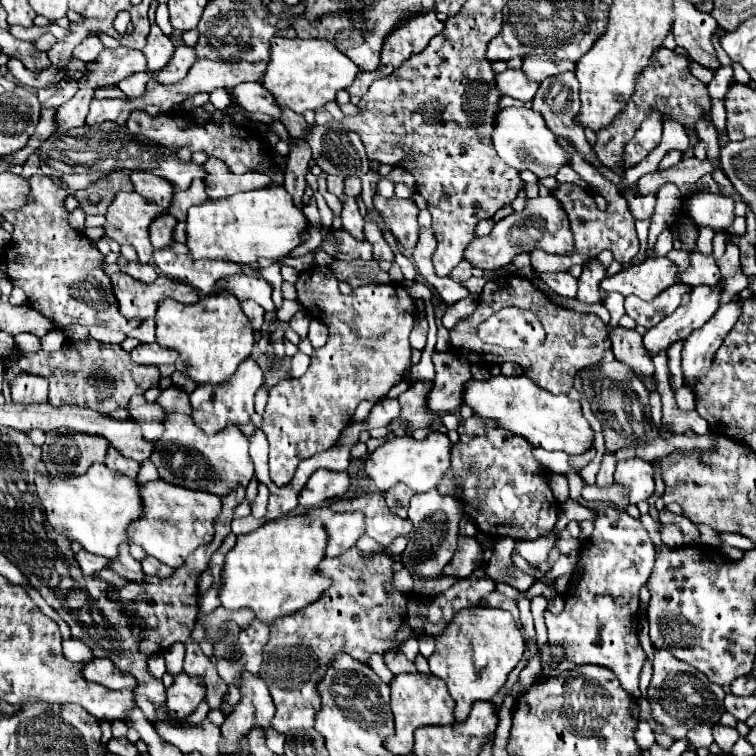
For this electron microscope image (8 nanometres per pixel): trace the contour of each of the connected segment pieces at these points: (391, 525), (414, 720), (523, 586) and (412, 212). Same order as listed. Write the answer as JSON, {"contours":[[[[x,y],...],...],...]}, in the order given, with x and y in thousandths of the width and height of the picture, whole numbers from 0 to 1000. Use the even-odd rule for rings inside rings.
{"contours":[[[[488,652],[475,660],[448,663],[448,665],[440,665],[438,673],[443,673],[443,676],[480,676],[485,708],[493,710],[507,724],[512,724],[520,713],[538,708],[546,700],[541,687],[530,687],[512,673],[504,652]]],[[[544,890],[544,893],[525,893],[517,903],[517,938],[522,946],[522,970],[512,975],[509,988],[522,999],[541,999],[546,996],[546,967],[560,959],[594,959],[602,956],[599,951],[599,925],[589,903],[575,893]]],[[[657,713],[655,716],[655,729],[652,729],[652,737],[644,747],[644,758],[647,763],[652,763],[657,771],[671,771],[676,776],[681,776],[684,782],[694,784],[705,771],[708,766],[697,758],[692,758],[676,739],[676,731],[679,731],[679,721],[681,721],[681,713]]],[[[493,261],[496,274],[504,279],[507,290],[515,295],[522,316],[536,327],[546,329],[552,316],[554,316],[554,298],[552,298],[552,284],[554,274],[549,271],[546,263],[528,263],[528,261]]]]}

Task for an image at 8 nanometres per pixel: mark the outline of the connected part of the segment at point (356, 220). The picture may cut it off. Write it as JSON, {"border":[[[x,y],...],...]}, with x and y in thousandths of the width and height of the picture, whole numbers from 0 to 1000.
{"border":[[[456,261],[451,292],[454,292],[454,303],[456,303],[464,313],[470,313],[470,316],[475,316],[475,319],[483,319],[483,311],[480,311],[483,290],[478,287],[478,282],[475,282],[475,276],[472,276],[470,261]]]}

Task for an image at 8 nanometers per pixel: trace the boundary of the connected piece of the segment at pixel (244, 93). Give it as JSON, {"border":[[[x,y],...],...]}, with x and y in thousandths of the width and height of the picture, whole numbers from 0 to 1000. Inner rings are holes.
{"border":[[[337,107],[337,110],[316,110],[313,115],[308,115],[308,123],[311,123],[313,134],[327,147],[332,147],[332,149],[348,147],[348,149],[356,149],[364,157],[369,157],[369,152],[372,152],[369,139],[364,136],[361,126],[356,120],[351,120],[351,115],[343,107]]]}

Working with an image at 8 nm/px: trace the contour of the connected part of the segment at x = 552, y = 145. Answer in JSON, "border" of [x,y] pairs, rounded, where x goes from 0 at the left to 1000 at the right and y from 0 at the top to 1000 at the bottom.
{"border":[[[684,142],[665,144],[657,152],[657,163],[655,163],[649,184],[652,184],[652,192],[660,202],[660,208],[671,218],[676,218],[687,226],[702,224],[713,237],[716,234],[734,234],[739,221],[753,216],[753,202],[737,189],[731,176],[724,171],[718,152],[708,149],[705,144],[697,144],[697,142],[692,142],[692,144],[684,144]]]}

